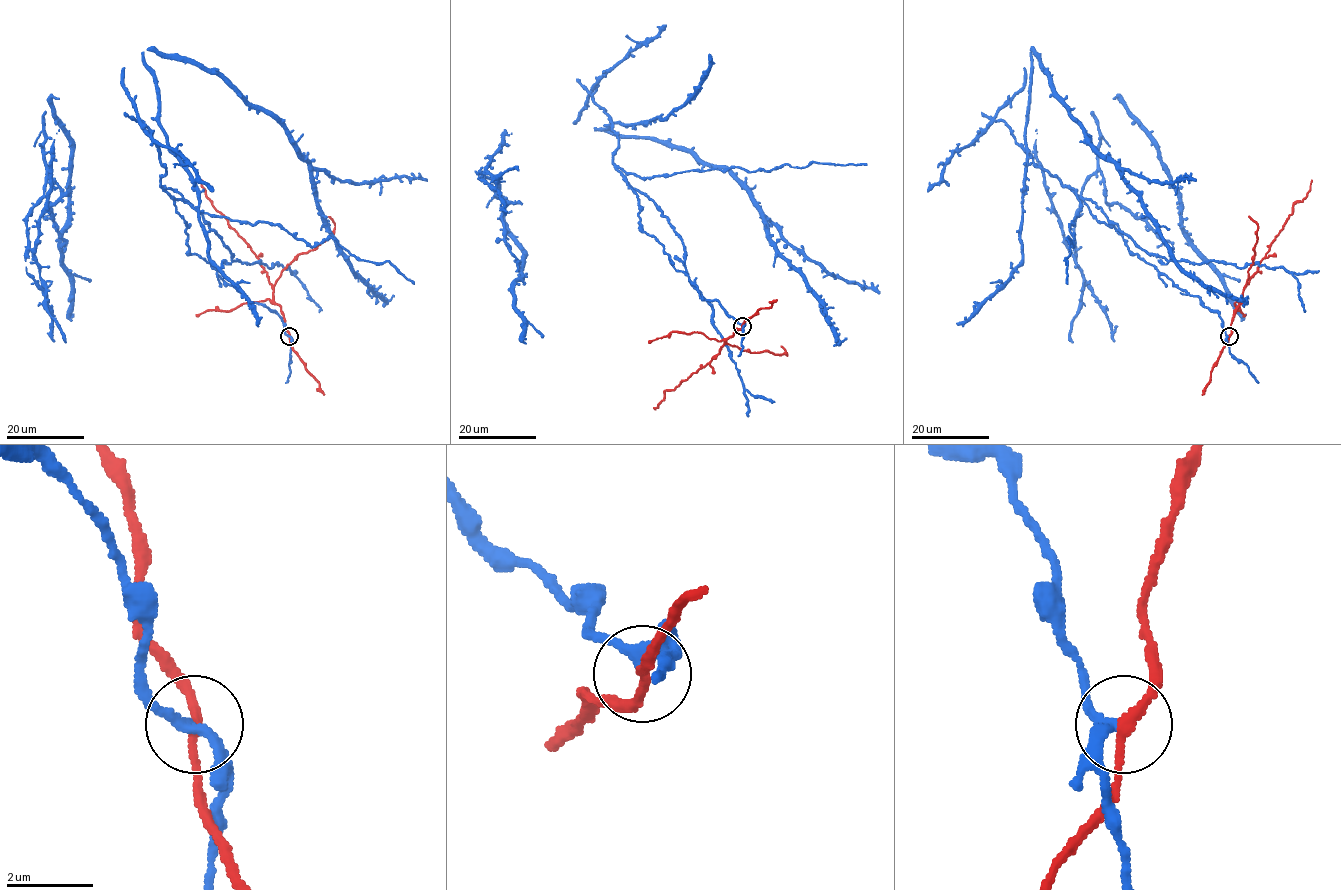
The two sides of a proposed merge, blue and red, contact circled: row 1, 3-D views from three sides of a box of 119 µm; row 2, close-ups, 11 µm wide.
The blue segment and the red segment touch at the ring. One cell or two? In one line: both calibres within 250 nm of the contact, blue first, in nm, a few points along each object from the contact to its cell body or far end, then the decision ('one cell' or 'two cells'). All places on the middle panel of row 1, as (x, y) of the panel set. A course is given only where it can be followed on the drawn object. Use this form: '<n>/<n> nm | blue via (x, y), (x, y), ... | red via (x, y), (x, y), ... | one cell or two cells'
240/200 nm | blue via (742, 326), (643, 230), (638, 196), (614, 164), (620, 124), (596, 128), (724, 168), (846, 338) | red via (742, 326), (704, 367), (674, 389), (664, 391), (664, 398), (654, 409) | two cells

